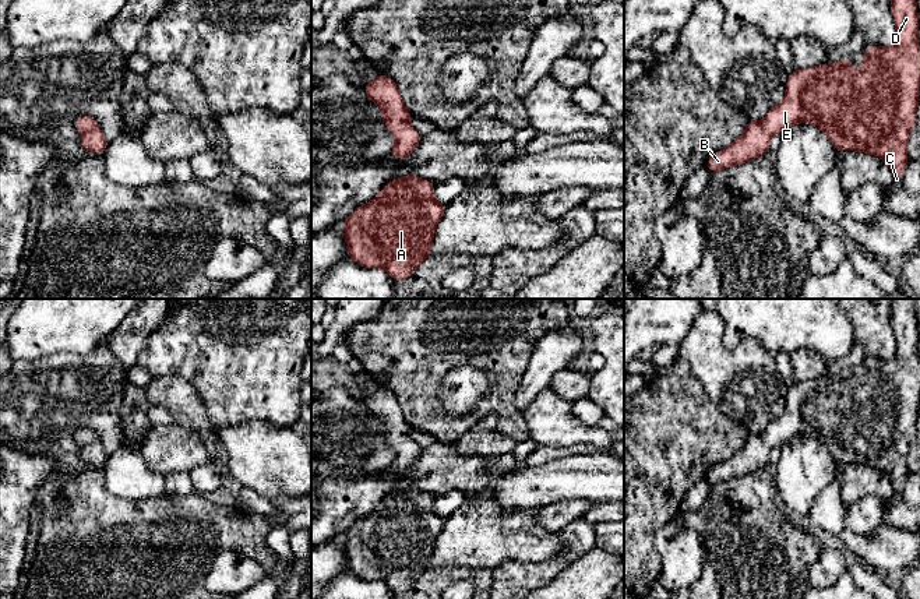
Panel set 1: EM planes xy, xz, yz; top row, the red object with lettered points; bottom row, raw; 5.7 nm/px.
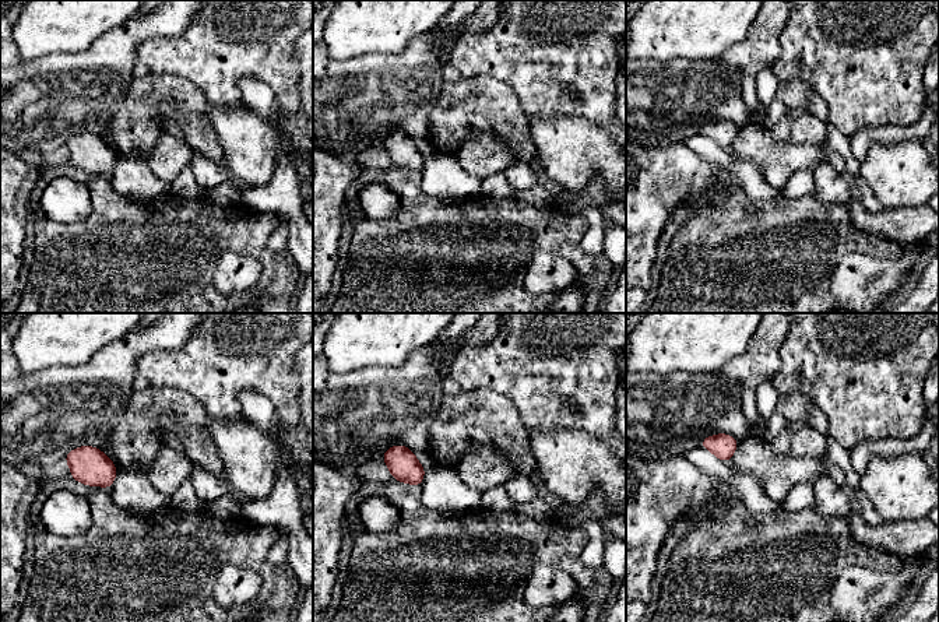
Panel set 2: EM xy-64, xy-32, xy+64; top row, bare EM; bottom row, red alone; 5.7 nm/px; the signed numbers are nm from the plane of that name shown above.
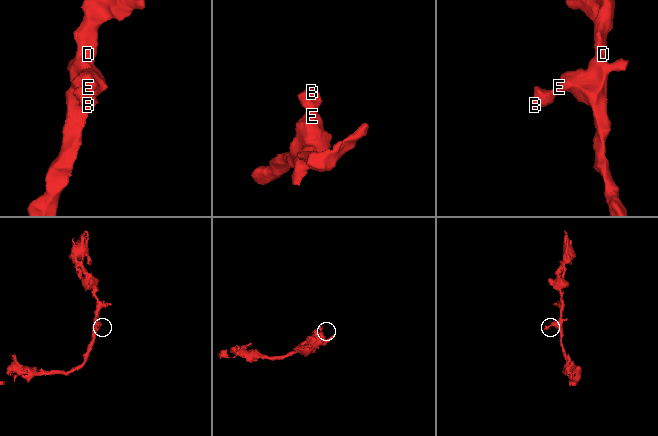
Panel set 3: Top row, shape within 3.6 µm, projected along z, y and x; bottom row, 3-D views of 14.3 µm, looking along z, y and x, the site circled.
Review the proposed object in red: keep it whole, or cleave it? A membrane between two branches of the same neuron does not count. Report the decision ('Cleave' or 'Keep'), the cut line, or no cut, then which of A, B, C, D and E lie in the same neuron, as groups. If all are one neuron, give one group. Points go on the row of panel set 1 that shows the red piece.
Keep. No split. Groups: A B C D E

